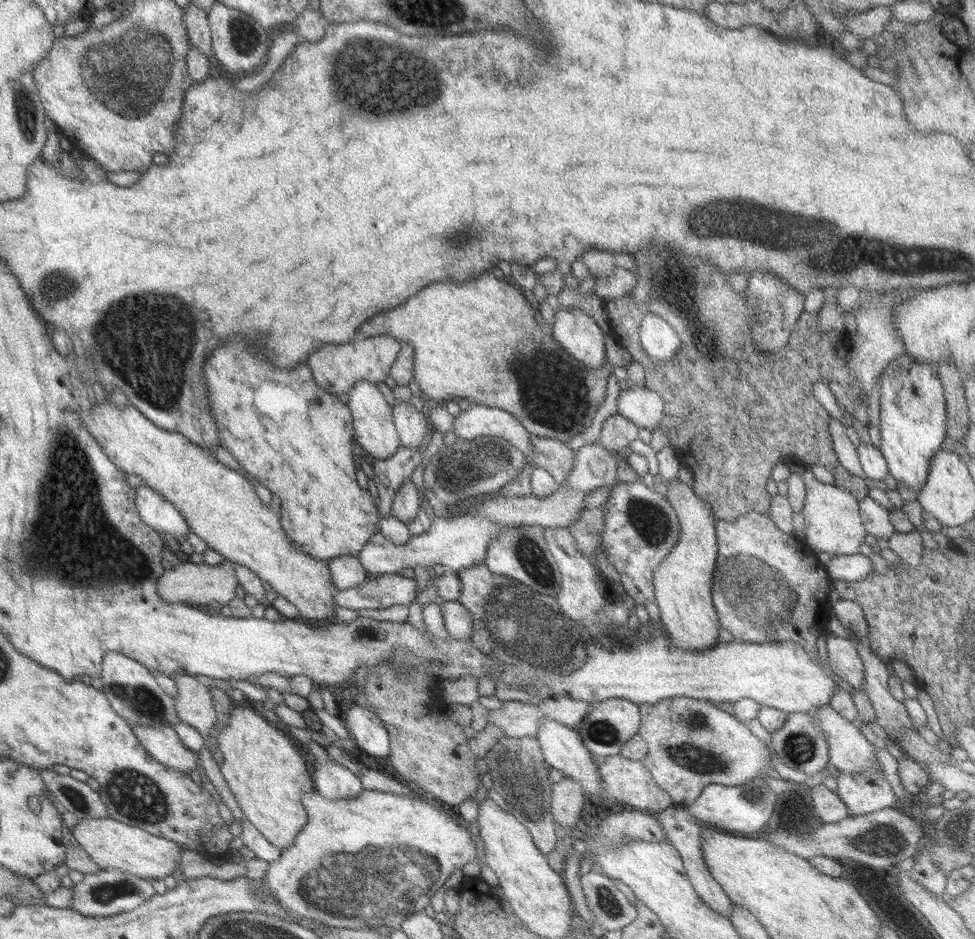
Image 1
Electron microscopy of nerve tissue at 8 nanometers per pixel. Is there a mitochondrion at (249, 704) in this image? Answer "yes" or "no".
no

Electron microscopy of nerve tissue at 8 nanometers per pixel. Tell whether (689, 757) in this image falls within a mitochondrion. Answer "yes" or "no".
yes

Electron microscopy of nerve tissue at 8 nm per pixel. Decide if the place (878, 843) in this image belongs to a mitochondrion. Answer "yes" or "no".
yes

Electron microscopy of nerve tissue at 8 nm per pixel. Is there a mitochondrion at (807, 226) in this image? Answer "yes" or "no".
yes

